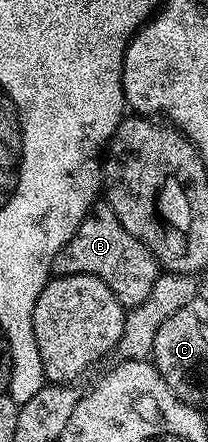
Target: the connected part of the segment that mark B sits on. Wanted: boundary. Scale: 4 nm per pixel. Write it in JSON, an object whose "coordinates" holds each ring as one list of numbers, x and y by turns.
{"coordinates":[[98,202,90,208,89,213,79,222,79,230,71,234,67,246,55,254,53,276,94,276,99,278,115,294,115,298,127,310,139,306,149,297,159,275,157,259,121,225,115,218,115,210,104,202]]}

